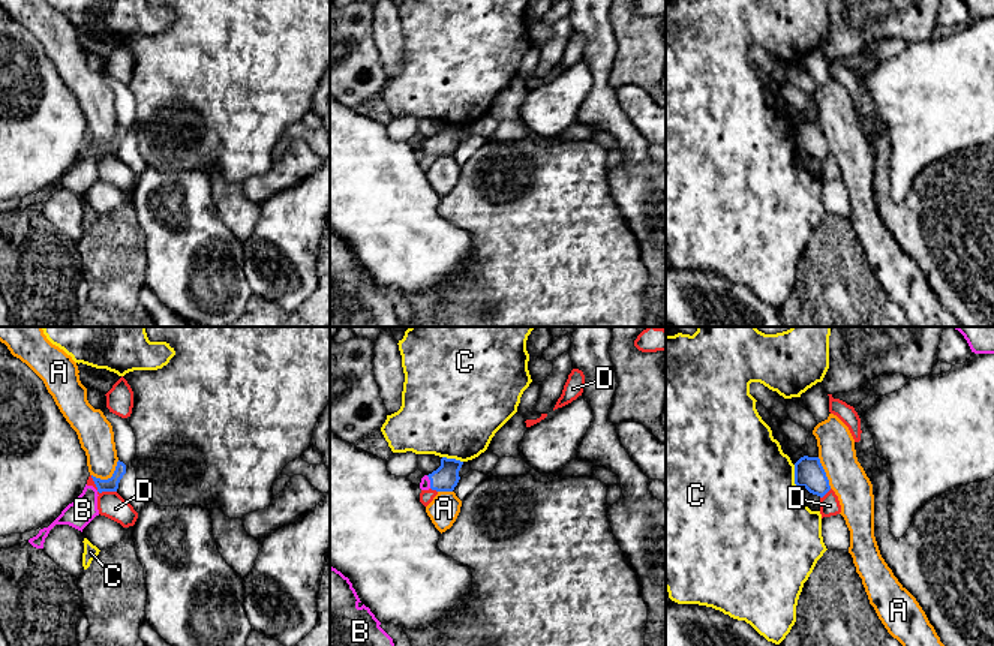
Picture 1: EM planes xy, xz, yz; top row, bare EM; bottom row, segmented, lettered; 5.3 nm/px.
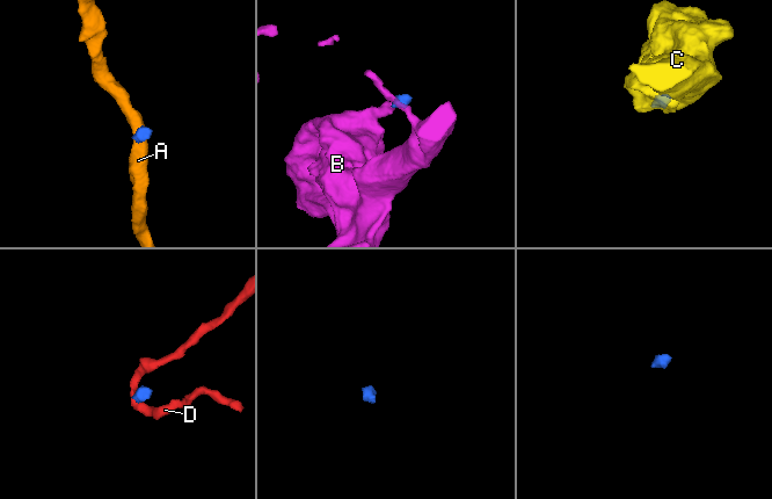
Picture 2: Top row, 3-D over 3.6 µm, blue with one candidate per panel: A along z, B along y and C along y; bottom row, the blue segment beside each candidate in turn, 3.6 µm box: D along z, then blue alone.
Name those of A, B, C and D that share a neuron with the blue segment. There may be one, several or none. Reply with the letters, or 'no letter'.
B

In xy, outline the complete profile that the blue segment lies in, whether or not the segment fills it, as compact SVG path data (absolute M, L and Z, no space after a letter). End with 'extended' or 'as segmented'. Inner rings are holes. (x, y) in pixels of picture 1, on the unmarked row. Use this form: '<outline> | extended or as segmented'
M118 124L115 135L114 135L111 142L100 144L100 142L96 142L93 139L91 139L91 142L93 142L99 157L102 157L102 156L117 156L118 147L123 142L124 138L126 138L126 129Z | as segmented

